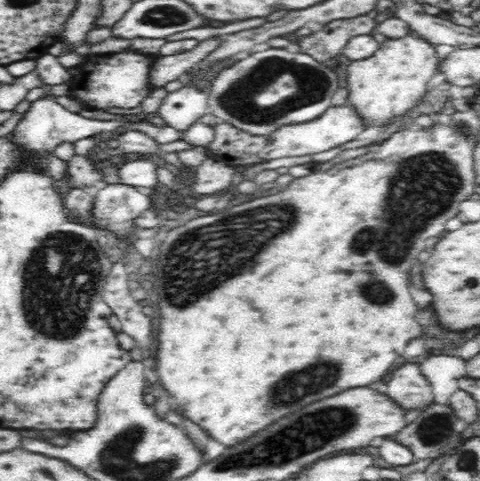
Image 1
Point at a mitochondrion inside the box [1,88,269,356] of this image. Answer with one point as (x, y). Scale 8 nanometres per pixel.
(65, 275)

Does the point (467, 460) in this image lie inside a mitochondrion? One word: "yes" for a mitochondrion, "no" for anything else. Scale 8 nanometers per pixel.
yes

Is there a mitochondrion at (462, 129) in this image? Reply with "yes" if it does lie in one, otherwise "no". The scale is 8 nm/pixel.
yes

